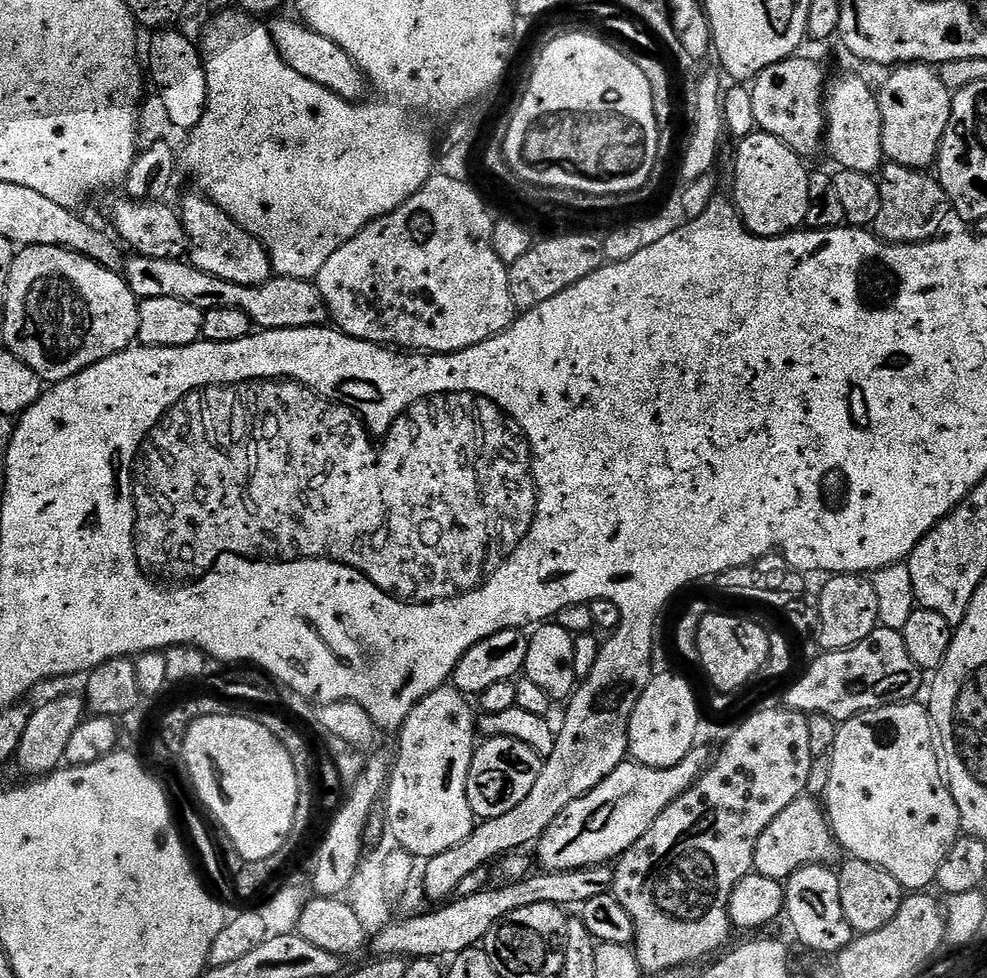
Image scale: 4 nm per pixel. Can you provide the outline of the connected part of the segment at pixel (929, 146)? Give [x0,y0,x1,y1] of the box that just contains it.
[878,64,953,170]

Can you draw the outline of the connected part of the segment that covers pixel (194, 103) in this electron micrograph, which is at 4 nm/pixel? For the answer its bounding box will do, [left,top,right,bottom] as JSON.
[148,30,206,134]

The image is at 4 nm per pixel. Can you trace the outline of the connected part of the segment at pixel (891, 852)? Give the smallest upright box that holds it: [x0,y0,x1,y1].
[822,702,962,894]

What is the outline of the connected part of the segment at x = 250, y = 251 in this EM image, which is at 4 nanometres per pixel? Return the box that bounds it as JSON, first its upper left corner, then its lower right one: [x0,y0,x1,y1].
[178,195,273,288]

